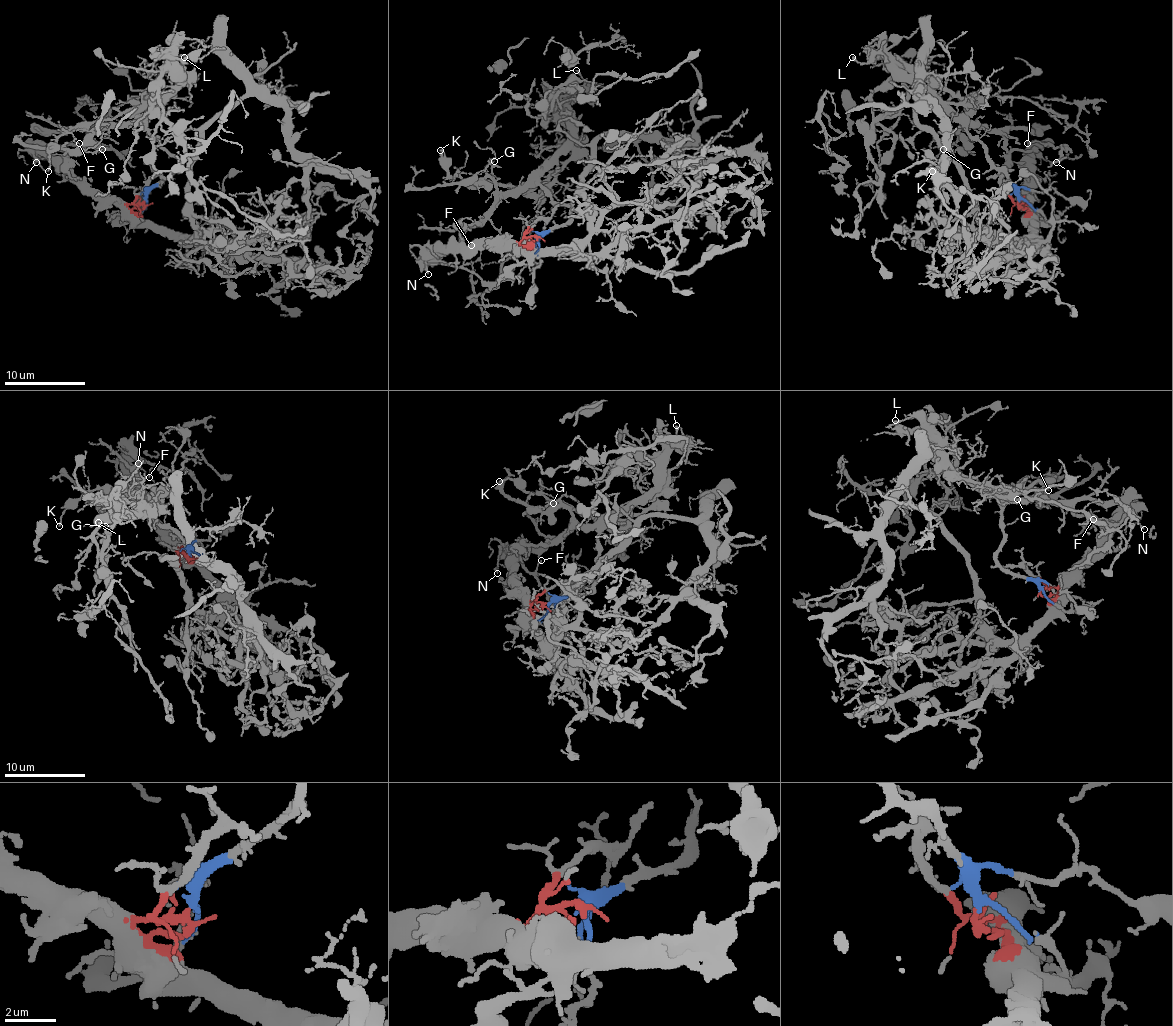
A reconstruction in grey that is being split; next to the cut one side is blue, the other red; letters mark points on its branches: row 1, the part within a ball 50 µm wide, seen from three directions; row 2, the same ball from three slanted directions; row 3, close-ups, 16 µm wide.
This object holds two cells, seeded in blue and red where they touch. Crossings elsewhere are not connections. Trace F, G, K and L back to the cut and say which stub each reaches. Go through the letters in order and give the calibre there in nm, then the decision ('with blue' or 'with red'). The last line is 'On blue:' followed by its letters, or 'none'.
F: calibre 110 nm; with red
G: calibre 120 nm; with blue
K: calibre 160 nm; with blue
L: calibre 200 nm; with blue
On blue: G, K, L

